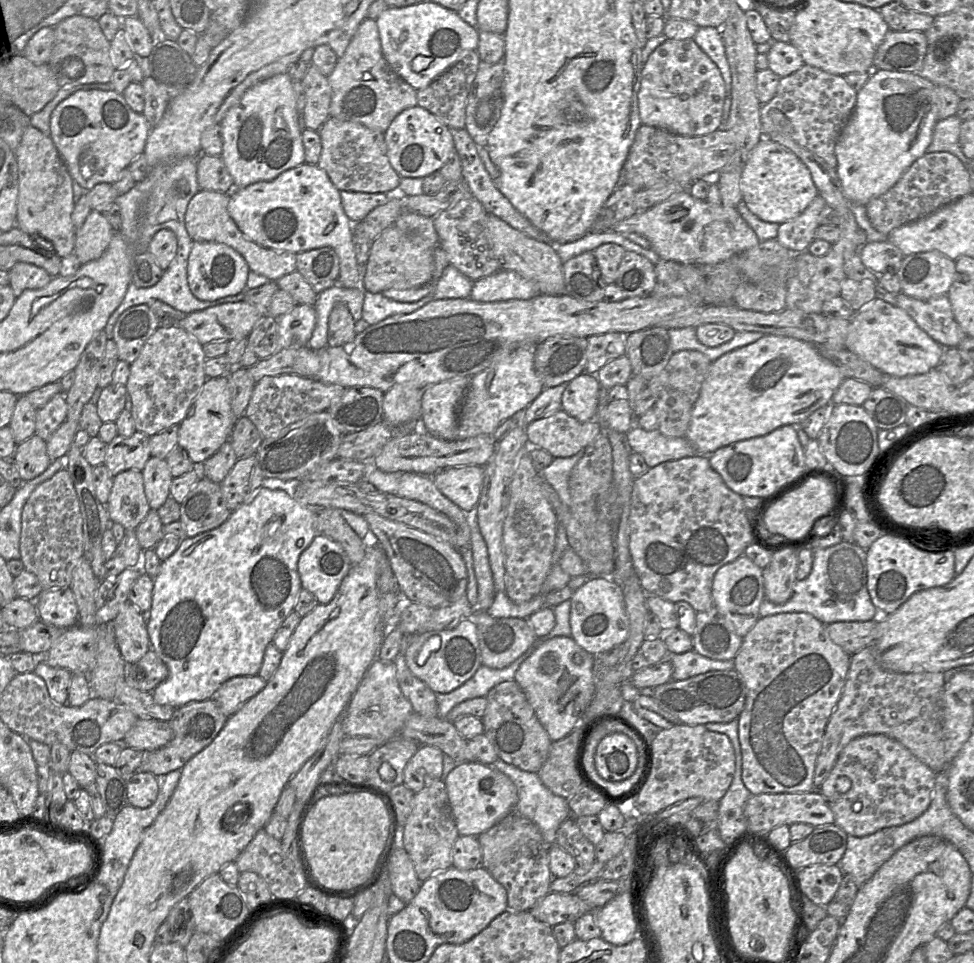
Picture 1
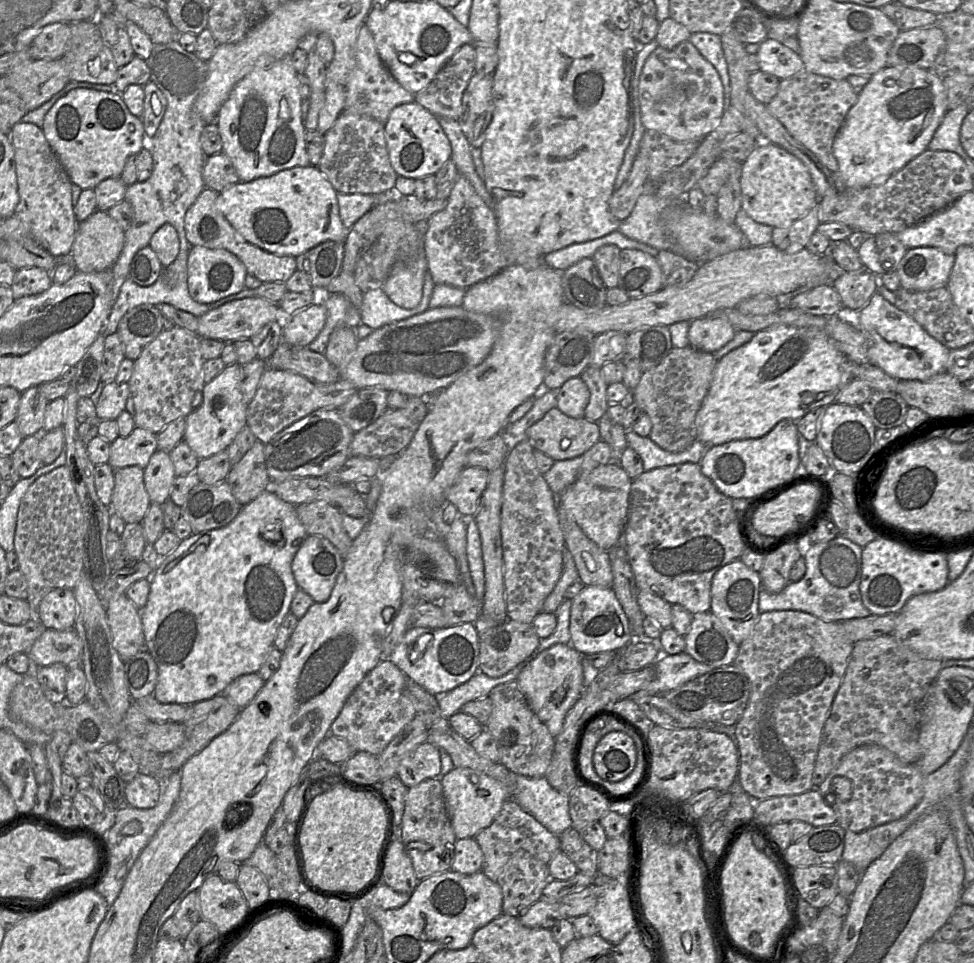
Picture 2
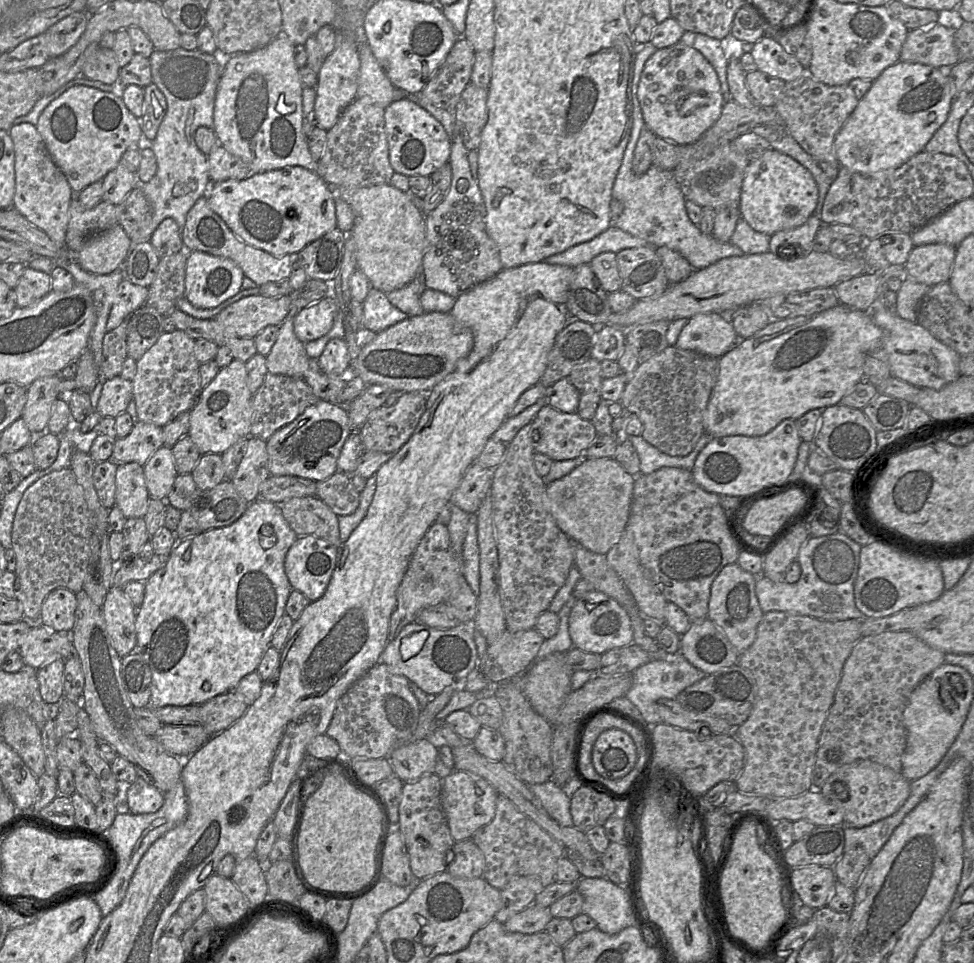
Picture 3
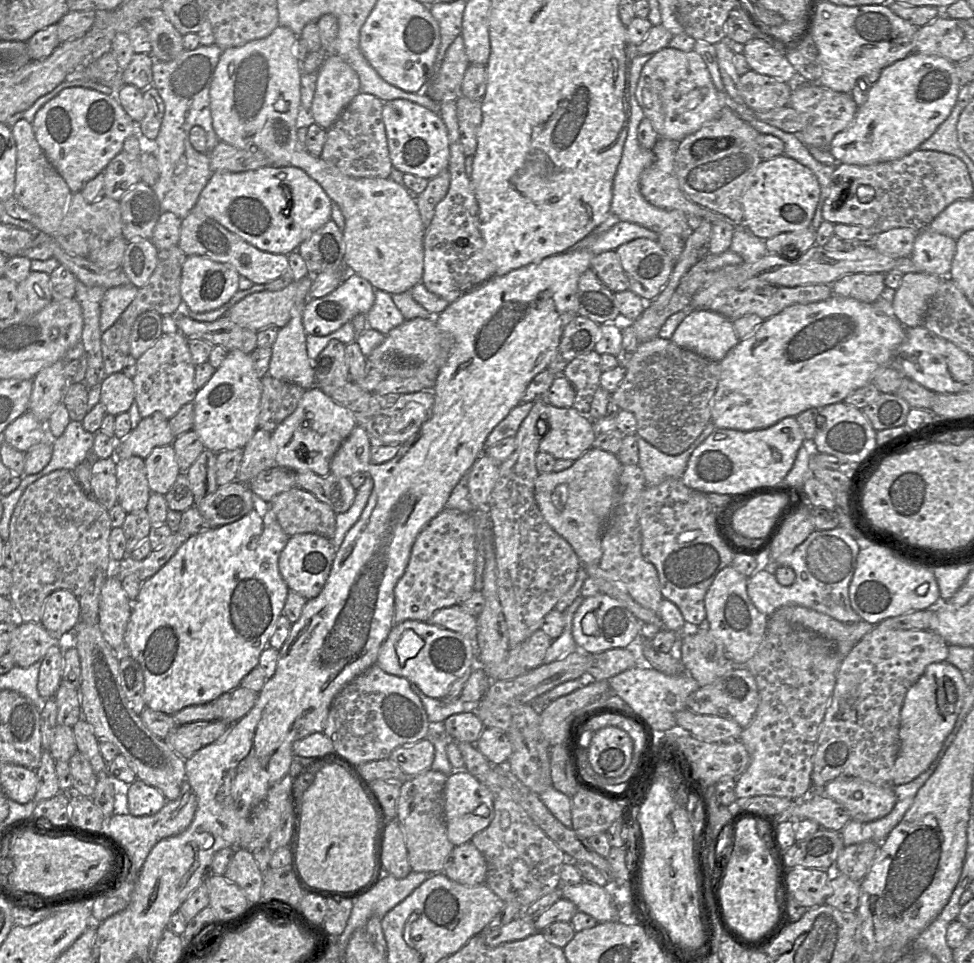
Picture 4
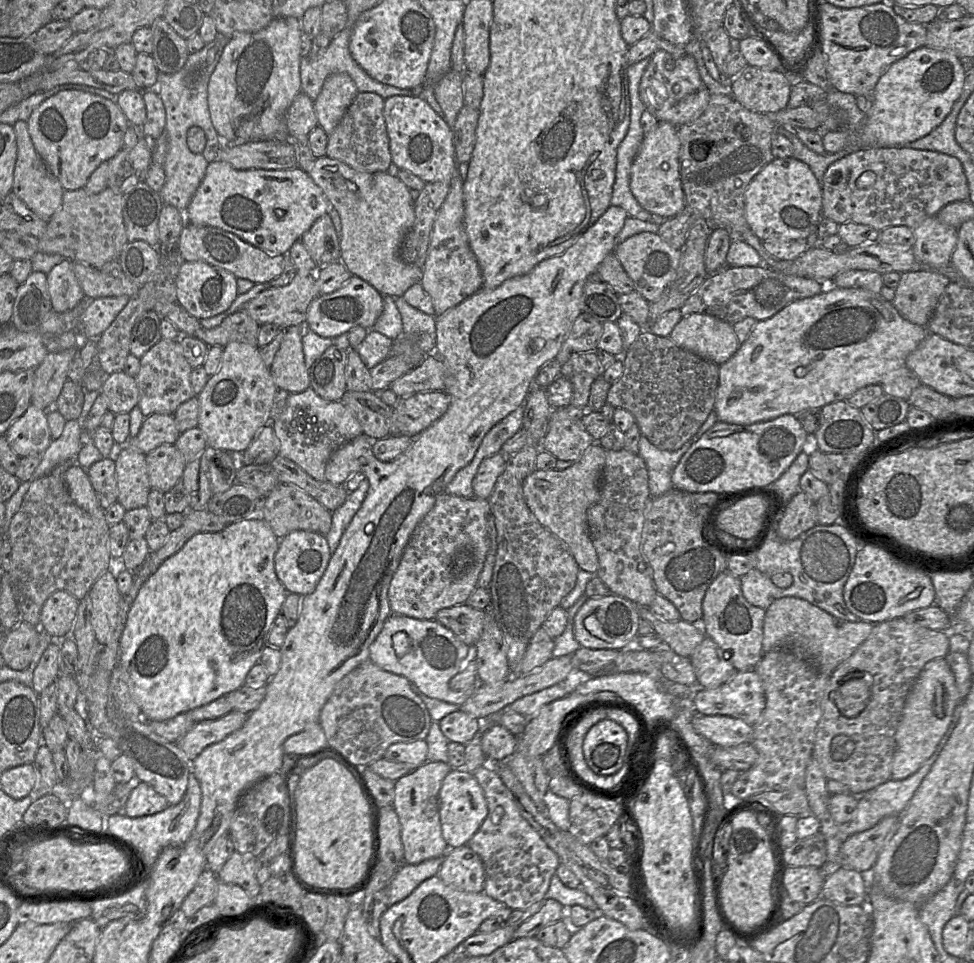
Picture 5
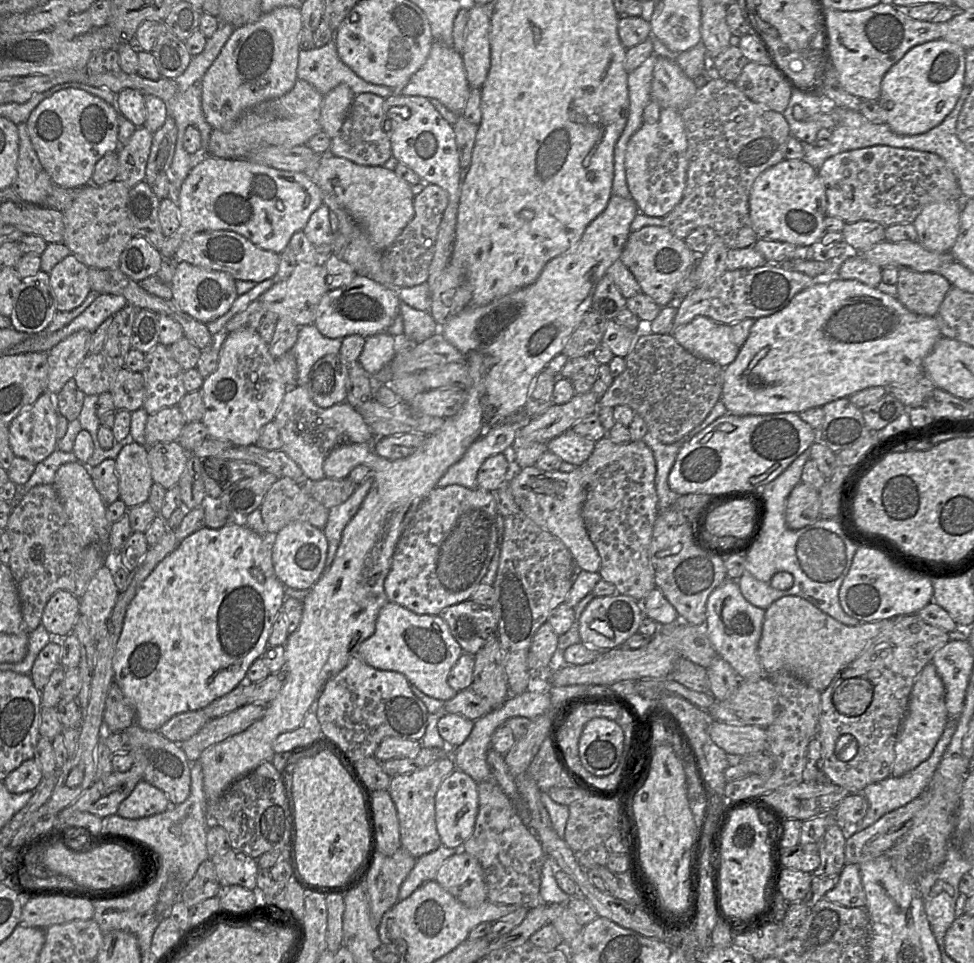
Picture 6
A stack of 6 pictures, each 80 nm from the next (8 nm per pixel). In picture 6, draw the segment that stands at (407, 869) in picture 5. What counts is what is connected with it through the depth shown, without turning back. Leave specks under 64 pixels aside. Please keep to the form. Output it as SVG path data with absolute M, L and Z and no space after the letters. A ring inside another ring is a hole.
M441 845L435 851L417 858L414 868L400 886L399 901L408 898L424 883L435 880L442 863L452 855L462 851L463 846L462 848L448 848Z

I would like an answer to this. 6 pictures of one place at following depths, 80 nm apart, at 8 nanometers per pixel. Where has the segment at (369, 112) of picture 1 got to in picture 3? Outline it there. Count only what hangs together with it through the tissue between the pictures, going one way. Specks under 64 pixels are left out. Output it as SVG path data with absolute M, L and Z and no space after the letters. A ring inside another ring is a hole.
M364 40L360 45L358 44L358 57L360 66L357 98L369 98L385 110L392 102L400 100L404 95L416 95L405 93L391 83Z

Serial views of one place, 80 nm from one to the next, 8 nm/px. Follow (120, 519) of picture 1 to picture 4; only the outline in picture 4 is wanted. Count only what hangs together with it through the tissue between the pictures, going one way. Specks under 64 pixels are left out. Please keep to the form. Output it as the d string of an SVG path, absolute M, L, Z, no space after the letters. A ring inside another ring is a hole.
M138 456L116 458L117 503L127 514L146 509L152 493L144 460Z

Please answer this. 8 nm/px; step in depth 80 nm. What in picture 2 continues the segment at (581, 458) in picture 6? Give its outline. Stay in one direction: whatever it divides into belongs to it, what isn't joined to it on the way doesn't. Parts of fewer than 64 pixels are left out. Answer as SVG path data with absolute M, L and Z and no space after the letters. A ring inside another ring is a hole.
M557 407L531 425L525 437L534 449L555 461L580 456L601 439L597 421L569 417Z

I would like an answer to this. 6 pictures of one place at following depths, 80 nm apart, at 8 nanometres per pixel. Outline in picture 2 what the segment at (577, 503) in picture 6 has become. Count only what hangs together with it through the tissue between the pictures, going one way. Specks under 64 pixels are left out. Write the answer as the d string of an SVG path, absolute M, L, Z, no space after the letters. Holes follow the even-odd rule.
M610 462L605 465L600 465L590 472L580 473L572 485L560 496L556 496L556 509L559 503L589 539L602 549L608 551L620 542L620 537L623 535L628 516L631 485L632 479L619 463Z

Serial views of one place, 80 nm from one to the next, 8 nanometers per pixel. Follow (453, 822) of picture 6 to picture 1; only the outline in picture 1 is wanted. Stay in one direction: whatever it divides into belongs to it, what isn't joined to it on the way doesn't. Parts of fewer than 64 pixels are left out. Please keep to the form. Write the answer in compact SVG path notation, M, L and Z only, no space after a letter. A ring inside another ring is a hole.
M479 762L458 763L444 783L460 836L478 837L511 813L518 802L515 784L493 765Z

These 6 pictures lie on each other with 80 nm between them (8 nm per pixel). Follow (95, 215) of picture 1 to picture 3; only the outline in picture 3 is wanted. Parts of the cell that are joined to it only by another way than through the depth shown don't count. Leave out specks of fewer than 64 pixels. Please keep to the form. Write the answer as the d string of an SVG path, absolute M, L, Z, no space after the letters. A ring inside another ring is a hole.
M115 225L89 236L74 257L84 271L107 275L123 267L130 252L130 242L122 227Z

